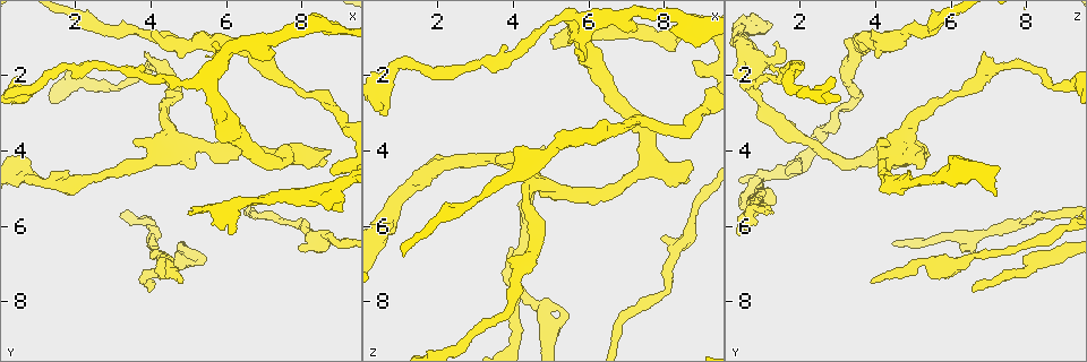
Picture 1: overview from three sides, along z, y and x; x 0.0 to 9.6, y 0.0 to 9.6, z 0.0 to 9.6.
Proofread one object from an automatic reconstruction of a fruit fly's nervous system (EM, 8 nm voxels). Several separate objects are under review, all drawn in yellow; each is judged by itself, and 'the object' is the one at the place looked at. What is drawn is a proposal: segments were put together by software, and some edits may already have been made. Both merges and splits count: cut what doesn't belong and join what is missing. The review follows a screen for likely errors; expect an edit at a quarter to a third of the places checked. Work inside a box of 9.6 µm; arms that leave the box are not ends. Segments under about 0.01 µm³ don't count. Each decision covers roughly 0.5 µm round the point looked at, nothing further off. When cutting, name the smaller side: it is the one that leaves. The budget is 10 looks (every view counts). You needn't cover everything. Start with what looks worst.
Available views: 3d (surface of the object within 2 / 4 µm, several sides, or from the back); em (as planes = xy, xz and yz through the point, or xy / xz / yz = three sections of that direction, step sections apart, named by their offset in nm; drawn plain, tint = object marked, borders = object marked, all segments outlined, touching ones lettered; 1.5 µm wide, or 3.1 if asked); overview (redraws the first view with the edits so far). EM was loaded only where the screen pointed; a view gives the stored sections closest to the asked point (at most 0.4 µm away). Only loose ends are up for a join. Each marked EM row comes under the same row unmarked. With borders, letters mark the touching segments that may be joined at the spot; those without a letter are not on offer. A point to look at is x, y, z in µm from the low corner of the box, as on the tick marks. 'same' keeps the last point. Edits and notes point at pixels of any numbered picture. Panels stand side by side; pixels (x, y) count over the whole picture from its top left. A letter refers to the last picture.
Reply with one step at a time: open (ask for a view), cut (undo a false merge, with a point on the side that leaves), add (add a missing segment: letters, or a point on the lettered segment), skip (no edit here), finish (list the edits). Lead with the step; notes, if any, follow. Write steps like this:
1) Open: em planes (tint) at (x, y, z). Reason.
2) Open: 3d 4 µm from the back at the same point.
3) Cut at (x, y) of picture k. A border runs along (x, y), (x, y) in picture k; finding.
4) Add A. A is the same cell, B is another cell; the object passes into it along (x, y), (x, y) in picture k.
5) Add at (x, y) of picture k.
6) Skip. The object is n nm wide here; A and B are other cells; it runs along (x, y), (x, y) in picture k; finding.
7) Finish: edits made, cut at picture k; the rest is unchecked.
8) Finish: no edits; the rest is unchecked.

Open: em planes (borders) at (4.15, 6.10, 9.05). A narrow waist.

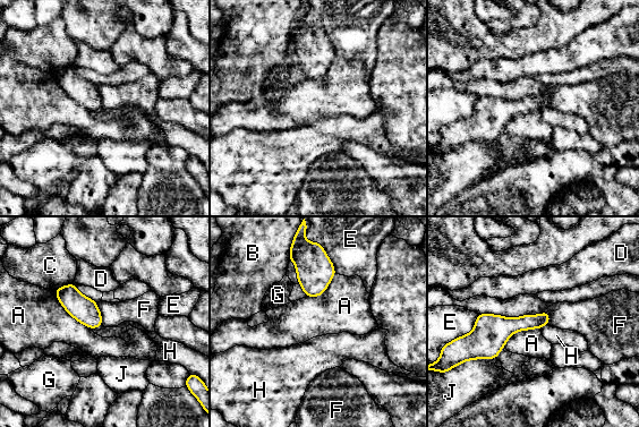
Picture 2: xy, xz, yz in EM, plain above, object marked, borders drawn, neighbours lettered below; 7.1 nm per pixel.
Skip. The longest contact is with F, 500 nm; A, B, C, D, E, F, G, H and J are other cells; a border runs along (53, 290), (61, 306), (91, 329) in picture 2; one neuron here.

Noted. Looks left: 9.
Open: em planes (borders) at (3.85, 1.40, 6.85). Branch stops here.

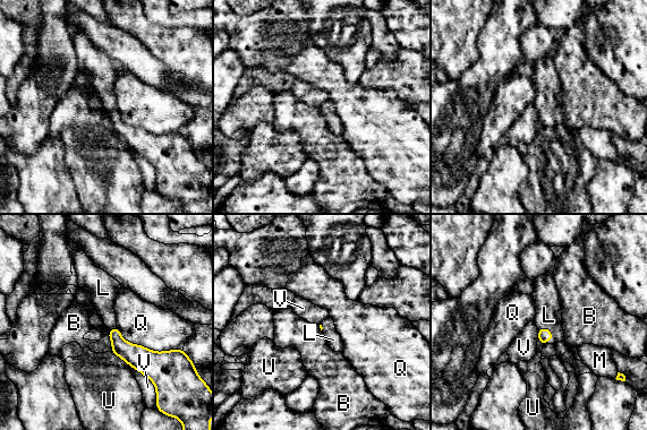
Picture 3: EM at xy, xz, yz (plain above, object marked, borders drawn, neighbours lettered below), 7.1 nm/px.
Add L. L is the same cell, B, M, Q, U and V are other cells; the object passes into it along (544, 334), (548, 329), (548, 315) in picture 3; it goes on there.

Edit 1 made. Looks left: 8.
Open: 3d 4 µm at (3.75, 1.70, 1.25). An open end.

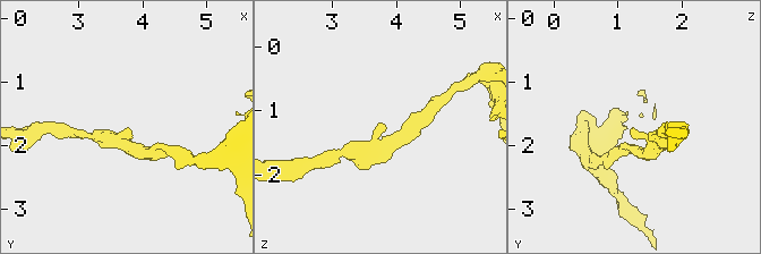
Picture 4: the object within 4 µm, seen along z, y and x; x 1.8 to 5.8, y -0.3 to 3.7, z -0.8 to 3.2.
Open: em planes (borders) at (3.80, 1.75, 1.20). The arms are 200, 240 nm wide.

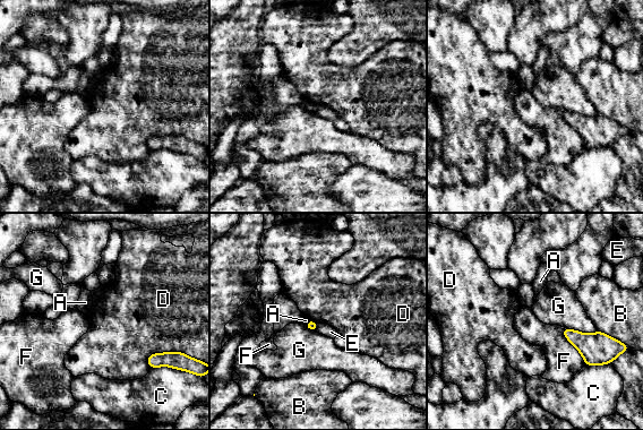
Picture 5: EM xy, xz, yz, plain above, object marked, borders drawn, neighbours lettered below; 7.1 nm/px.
Skip. A, B, C, D, E, F and G are other cells; none of them fits.

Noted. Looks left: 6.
Open: em yz step 8 (borders) at (4.00, 0.75, 3.95). Free end.

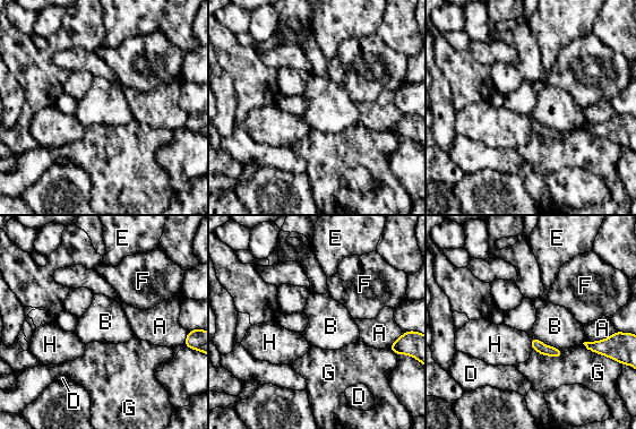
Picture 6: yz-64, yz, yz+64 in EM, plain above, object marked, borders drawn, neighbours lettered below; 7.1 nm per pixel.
Skip. The longest contact is with B, 260 nm; A, B, D, E, F, G and H are other cells; no lettered segment goes on from it.

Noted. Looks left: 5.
Finish: edits made, add at picture 3; the rest is unchecked.

